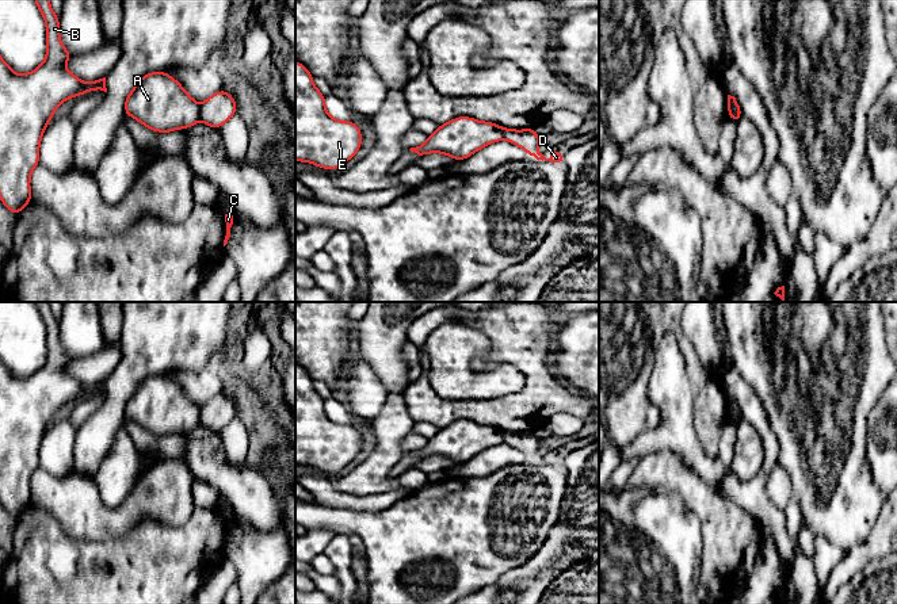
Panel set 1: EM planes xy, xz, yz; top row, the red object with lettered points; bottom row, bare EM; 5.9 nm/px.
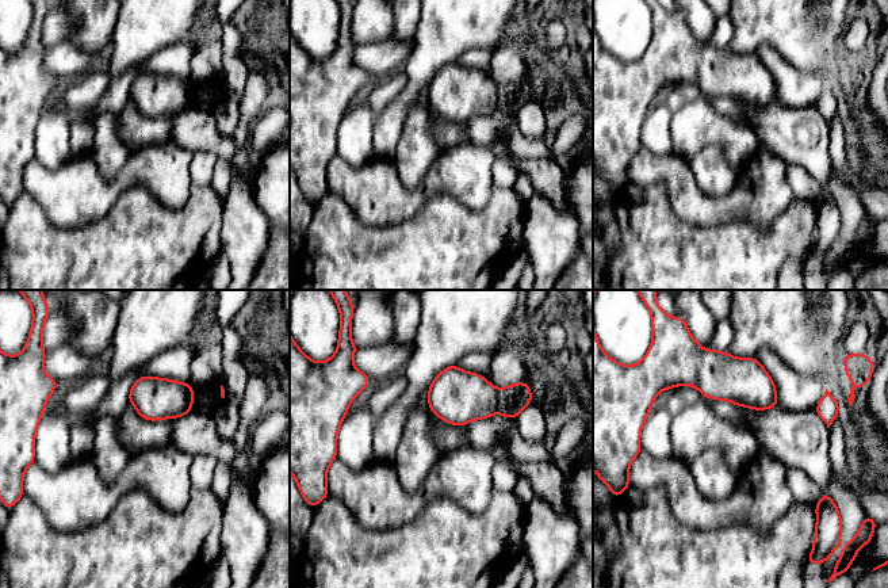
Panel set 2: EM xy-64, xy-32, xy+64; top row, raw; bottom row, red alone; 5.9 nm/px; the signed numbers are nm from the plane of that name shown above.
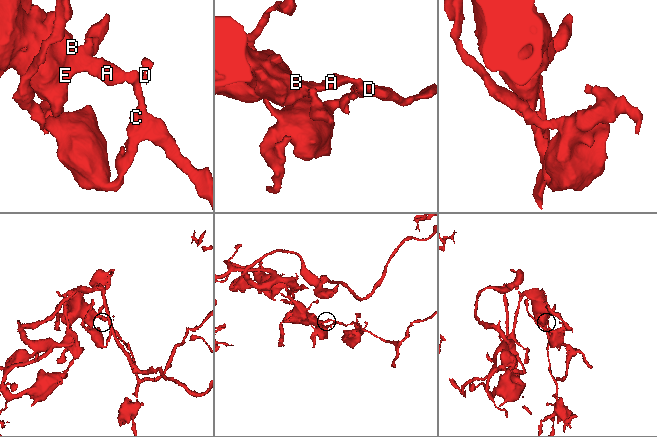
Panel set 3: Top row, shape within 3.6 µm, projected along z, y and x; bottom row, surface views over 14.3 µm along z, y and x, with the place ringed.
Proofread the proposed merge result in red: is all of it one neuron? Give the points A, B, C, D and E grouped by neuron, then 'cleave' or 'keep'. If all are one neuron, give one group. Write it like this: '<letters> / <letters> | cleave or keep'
A B E / C D | cleave

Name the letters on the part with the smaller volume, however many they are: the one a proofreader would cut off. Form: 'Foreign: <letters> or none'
Foreign: C, D

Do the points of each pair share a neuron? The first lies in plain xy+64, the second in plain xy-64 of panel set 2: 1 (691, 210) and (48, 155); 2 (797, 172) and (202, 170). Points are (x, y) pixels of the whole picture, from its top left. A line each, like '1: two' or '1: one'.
1: two
2: one

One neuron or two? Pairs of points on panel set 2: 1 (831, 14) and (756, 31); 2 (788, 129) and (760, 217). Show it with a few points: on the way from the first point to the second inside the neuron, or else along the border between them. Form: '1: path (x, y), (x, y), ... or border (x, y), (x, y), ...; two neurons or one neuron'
1: path (812, 26), (774, 26); one neuron
2: border (760, 146), (774, 152), (788, 161); two neurons

